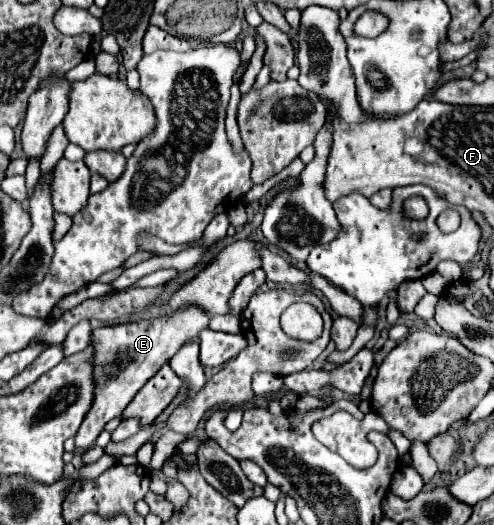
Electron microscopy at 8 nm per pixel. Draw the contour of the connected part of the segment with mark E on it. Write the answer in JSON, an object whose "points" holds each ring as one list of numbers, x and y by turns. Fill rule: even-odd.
{"points":[[196,306,182,308,180,312,164,314,160,318,150,320,134,320,128,324,116,326,98,326,92,330,90,348,96,352,96,360,92,360,92,372,96,372,96,400,92,400,92,408,88,416,80,424,76,432,76,448,94,446,98,434,104,424,112,418,120,416,124,408,132,402,138,390,188,342,192,342,200,330,208,326,210,318]]}

